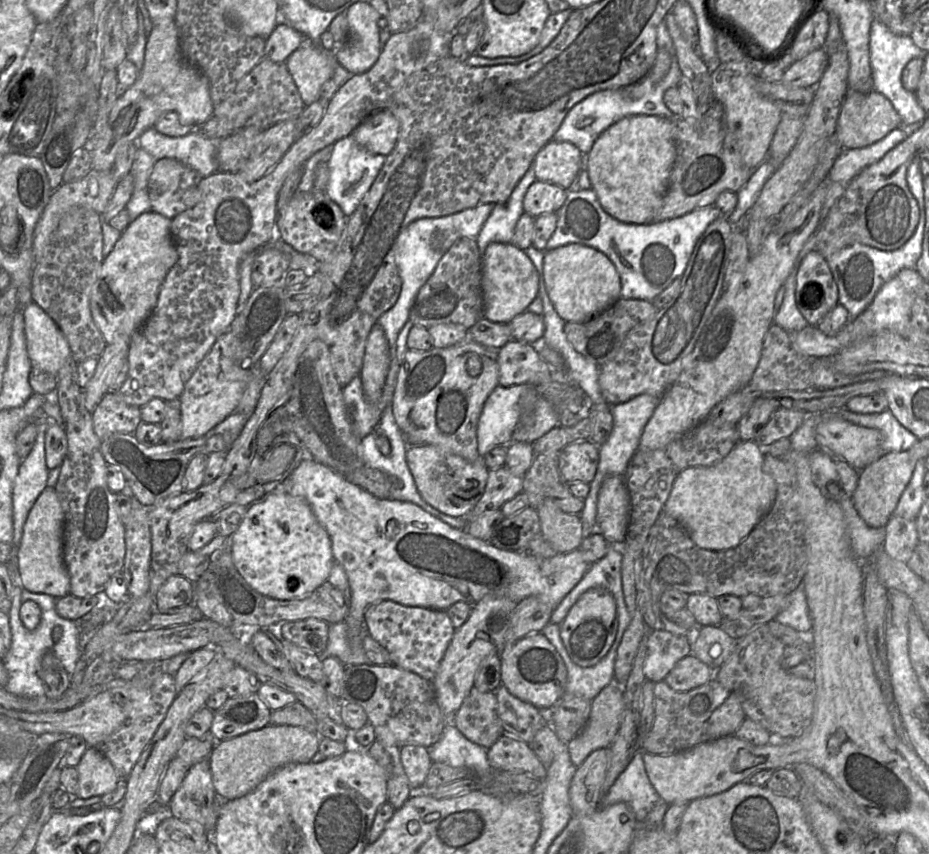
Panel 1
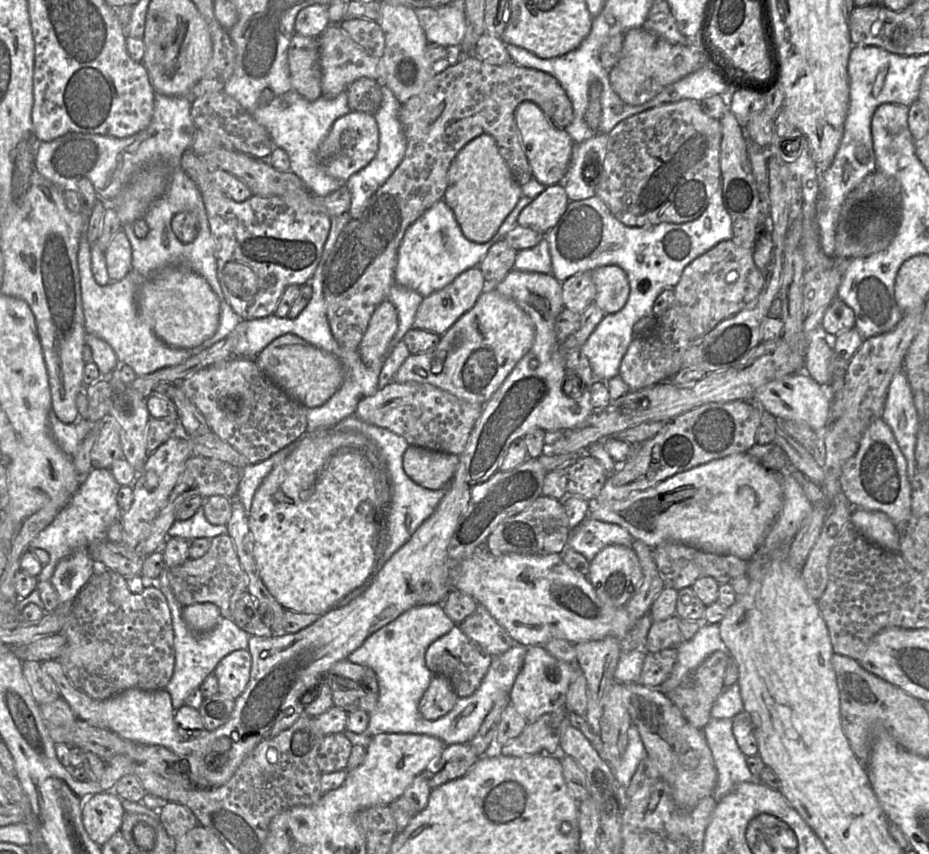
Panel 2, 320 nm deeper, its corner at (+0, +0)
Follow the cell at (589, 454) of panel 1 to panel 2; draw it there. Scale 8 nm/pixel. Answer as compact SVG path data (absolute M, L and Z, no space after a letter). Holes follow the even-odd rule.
M584 455L568 468L567 491L570 496L595 500L606 480L607 473L602 464L590 455Z

